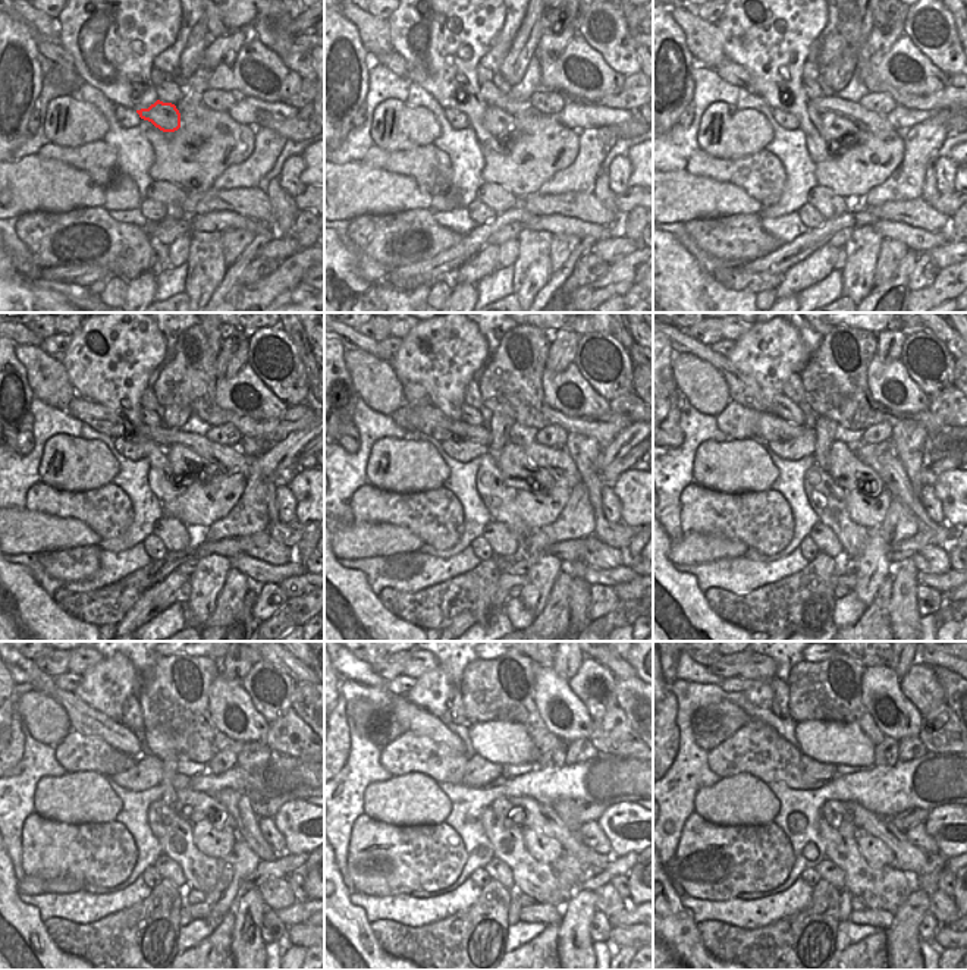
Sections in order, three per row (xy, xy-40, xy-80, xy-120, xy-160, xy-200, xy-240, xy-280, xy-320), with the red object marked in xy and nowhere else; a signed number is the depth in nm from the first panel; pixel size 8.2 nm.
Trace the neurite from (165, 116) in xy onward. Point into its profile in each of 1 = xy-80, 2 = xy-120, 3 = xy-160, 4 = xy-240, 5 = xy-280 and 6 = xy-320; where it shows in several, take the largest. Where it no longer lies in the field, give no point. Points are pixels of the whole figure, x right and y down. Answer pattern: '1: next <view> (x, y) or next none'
1: next xy-80 (841, 134)
2: next xy-120 (187, 465)
3: next xy-160 (517, 470)
4: next xy-240 (198, 806)
5: next xy-280 (528, 813)
6: next xy-320 (909, 859)

